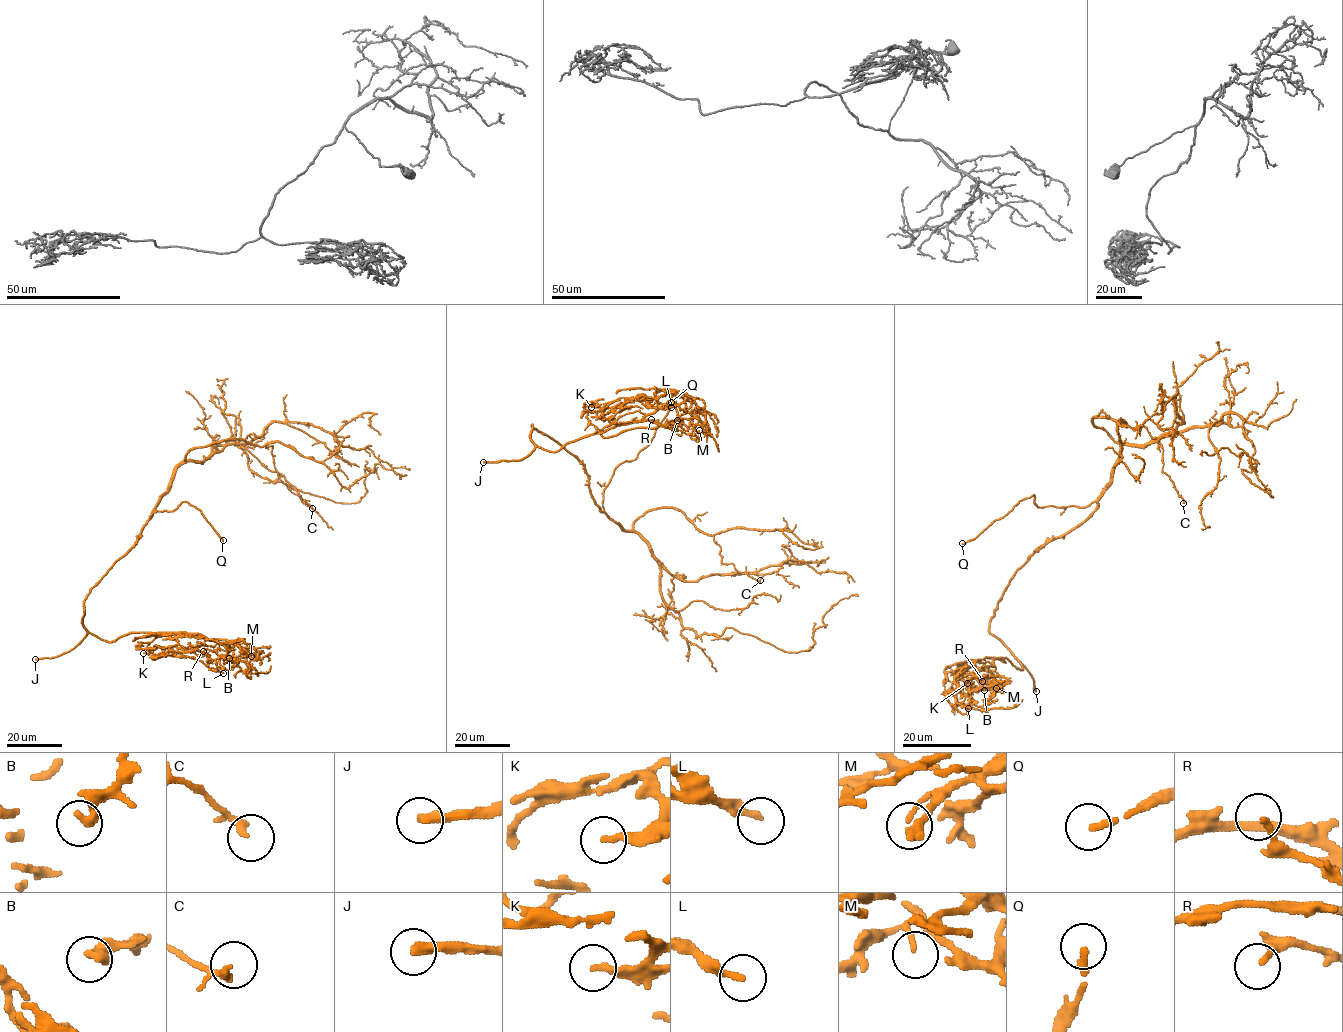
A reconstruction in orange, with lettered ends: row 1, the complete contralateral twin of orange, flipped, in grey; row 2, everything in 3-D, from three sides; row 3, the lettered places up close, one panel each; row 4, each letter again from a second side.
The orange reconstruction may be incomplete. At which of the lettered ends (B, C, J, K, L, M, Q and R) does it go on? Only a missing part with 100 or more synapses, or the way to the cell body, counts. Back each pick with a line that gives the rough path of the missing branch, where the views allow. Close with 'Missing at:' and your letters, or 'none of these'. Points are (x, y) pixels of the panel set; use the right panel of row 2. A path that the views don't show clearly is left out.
J: missing branch runs (1036, 691), (1042, 694), (1021, 676), (987, 675), (983, 679), (988, 685), (981, 694), (971, 687), (975, 712)
Q: missing branch runs (962, 543), (949, 537), (942, 539), (926, 555)
Missing at: J, Q

